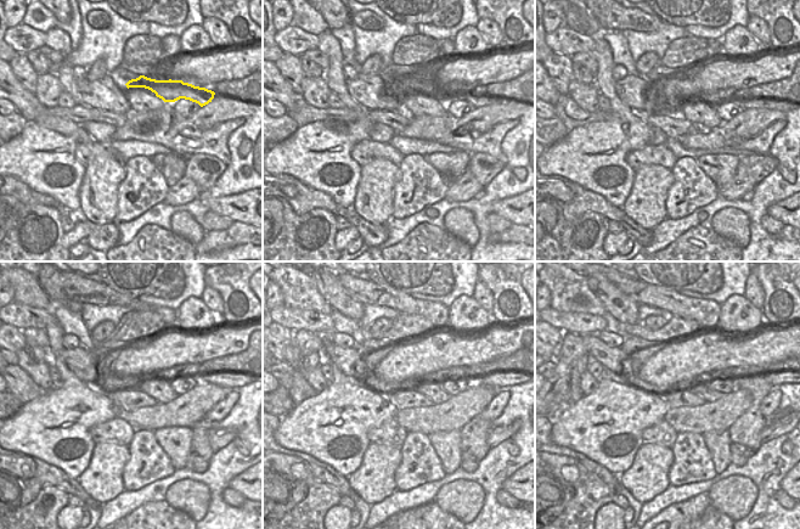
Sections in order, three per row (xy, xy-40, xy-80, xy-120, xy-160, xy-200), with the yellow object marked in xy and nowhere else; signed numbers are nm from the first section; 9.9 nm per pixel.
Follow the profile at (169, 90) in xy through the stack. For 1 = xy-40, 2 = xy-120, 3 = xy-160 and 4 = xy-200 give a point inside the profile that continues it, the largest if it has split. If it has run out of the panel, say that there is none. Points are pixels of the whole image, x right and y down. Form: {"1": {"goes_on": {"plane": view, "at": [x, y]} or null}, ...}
{"1": {"goes_on": {"plane": "xy-40", "at": [440, 93]}}, "2": {"goes_on": {"plane": "xy-120", "at": [225, 378]}}, "3": {"goes_on": {"plane": "xy-160", "at": [500, 380]}}, "4": {"goes_on": {"plane": "xy-200", "at": [775, 377]}}}

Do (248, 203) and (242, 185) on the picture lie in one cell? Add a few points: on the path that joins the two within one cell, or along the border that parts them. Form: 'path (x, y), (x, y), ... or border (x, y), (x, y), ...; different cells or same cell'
border (249, 189), (217, 197); different cells

